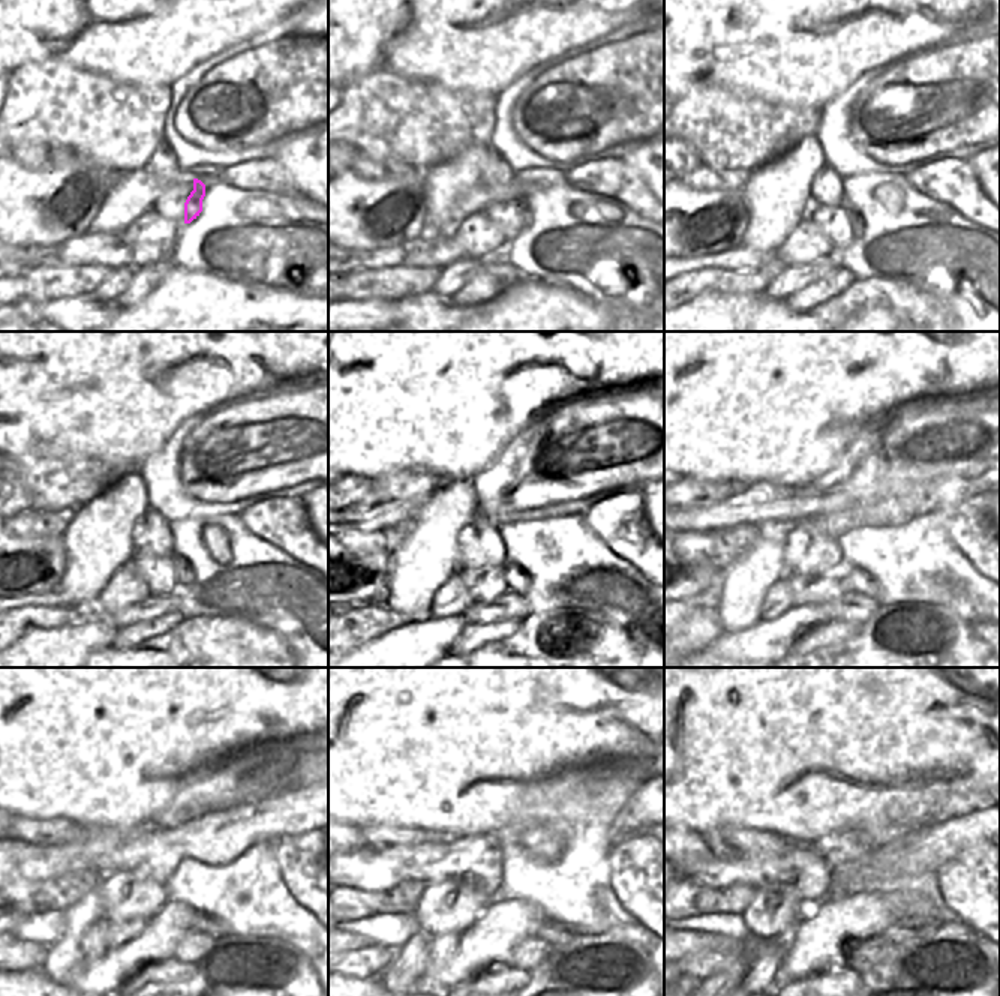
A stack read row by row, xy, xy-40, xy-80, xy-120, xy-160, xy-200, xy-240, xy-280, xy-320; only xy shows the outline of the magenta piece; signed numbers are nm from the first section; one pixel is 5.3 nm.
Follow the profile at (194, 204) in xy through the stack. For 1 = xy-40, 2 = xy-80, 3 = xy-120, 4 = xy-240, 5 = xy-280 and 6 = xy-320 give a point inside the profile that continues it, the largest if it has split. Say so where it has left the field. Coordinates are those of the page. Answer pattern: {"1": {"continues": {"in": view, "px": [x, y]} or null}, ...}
{"1": {"continues": {"in": "xy-40", "px": [525, 215]}}, "2": {"continues": {"in": "xy-80", "px": [858, 225]}}, "3": {"continues": {"in": "xy-120", "px": [185, 575]}}, "4": {"continues": {"in": "xy-240", "px": [203, 923]}}, "5": {"continues": {"in": "xy-280", "px": [549, 930]}}, "6": {"continues": {"in": "xy-320", "px": [906, 930]}}}

